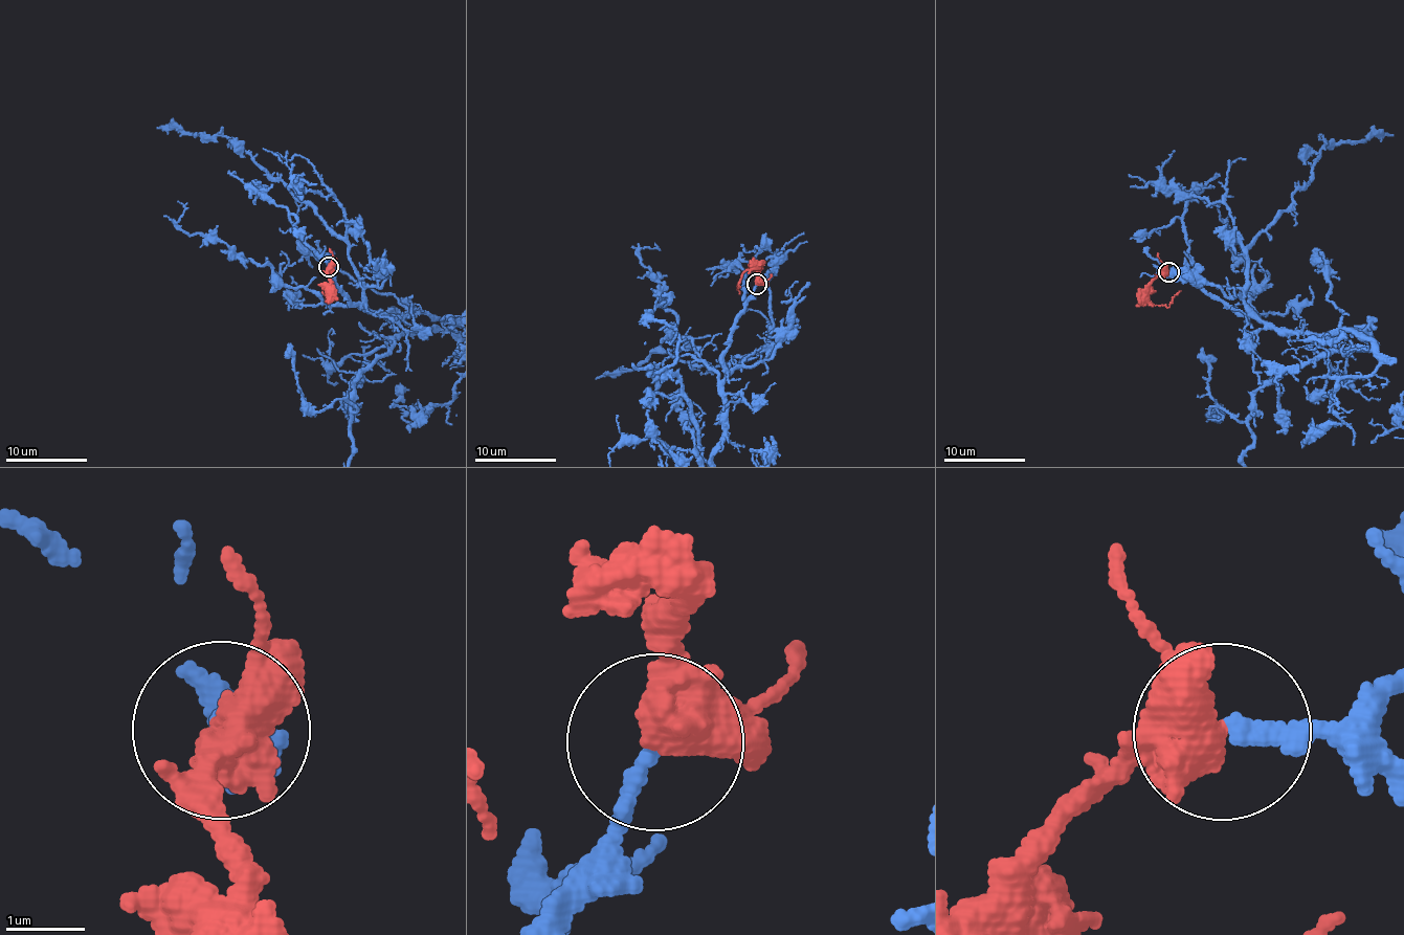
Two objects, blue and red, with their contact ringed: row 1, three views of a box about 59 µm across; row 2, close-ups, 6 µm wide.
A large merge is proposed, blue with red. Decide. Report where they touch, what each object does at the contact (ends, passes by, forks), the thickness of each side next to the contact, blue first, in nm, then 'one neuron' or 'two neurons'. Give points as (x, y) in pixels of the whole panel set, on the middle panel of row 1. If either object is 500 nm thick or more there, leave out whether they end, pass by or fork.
(756, 284) | blue ends | red passes by | 240/480 nm | one neuron

